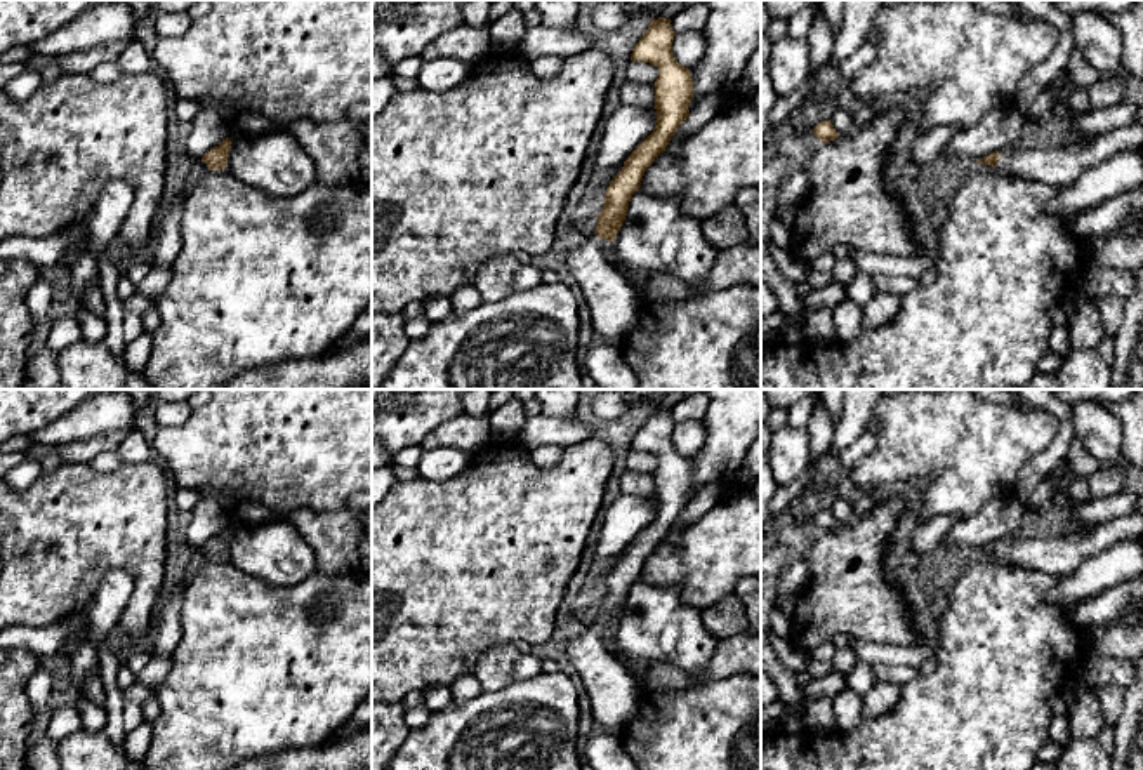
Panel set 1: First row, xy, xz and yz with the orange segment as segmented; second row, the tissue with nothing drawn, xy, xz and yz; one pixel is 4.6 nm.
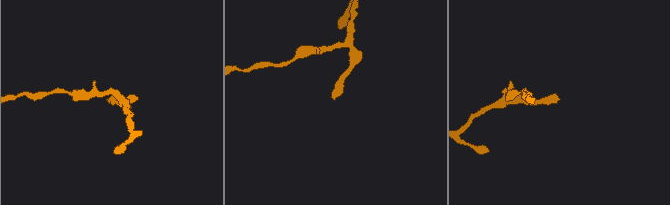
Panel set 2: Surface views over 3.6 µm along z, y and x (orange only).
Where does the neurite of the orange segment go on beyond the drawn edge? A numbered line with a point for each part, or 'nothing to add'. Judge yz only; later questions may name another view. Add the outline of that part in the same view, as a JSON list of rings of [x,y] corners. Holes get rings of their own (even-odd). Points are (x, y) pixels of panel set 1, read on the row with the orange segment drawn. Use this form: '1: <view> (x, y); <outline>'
1: yz (1060, 165); [[[1143,123],[1093,136],[1091,139],[1070,139],[1042,149],[1013,148],[1001,151],[995,170],[1008,176],[1034,179],[1054,188],[1075,183],[1084,170],[1096,167],[1124,149],[1143,148]]]

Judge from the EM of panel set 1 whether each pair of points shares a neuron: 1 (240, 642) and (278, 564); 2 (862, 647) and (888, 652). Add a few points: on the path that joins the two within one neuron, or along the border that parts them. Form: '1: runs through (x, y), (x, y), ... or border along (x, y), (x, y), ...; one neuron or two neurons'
1: border along (233, 564), (277, 586), (294, 586), (310, 576); two neurons
2: runs through (869, 652), (881, 652); one neuron

